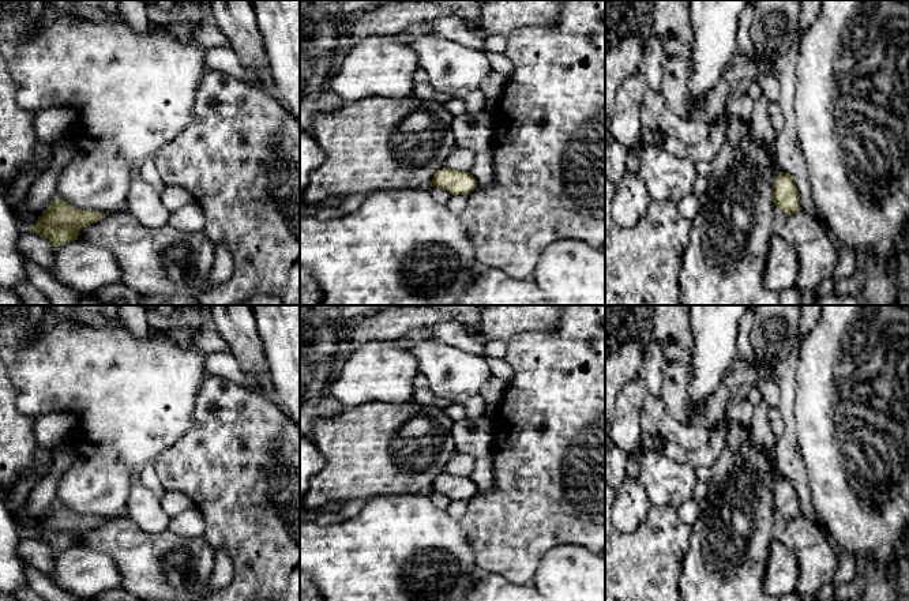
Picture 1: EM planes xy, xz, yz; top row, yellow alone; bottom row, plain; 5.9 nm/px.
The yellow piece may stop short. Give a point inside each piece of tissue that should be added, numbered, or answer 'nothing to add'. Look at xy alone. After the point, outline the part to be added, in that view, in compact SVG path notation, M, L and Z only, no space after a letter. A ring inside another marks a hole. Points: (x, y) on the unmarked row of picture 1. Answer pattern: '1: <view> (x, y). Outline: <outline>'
nothing to add

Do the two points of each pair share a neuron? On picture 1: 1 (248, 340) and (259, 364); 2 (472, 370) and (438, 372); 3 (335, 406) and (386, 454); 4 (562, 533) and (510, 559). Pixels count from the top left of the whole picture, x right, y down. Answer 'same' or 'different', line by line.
1: same
2: same
3: different
4: same

